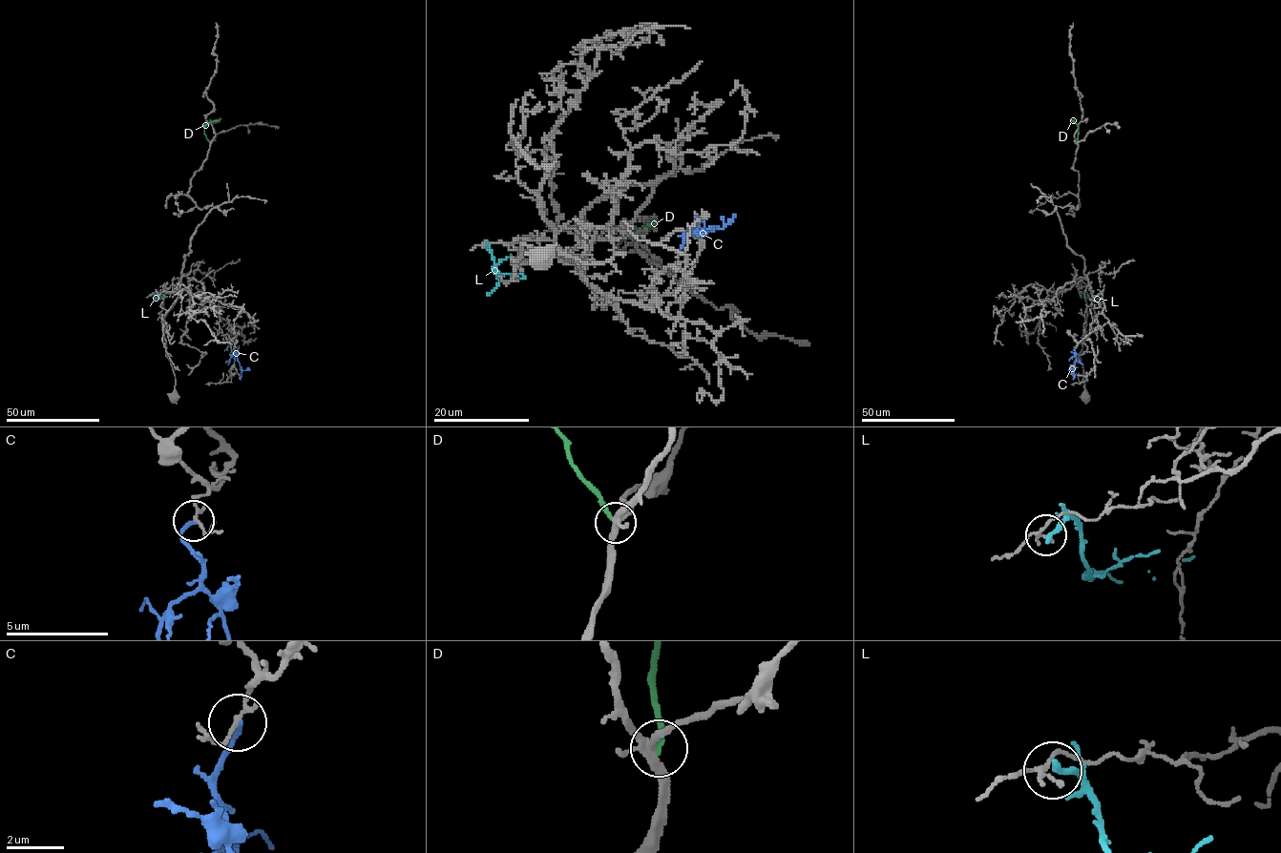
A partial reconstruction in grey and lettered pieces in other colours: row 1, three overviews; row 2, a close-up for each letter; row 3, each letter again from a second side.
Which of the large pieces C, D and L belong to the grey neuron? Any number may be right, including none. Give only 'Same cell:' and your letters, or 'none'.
Same cell: none

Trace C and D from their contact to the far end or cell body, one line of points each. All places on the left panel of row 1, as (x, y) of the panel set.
C: (234, 346), (241, 369), (241, 379)
D: (210, 143), (203, 133), (204, 127), (219, 119)

